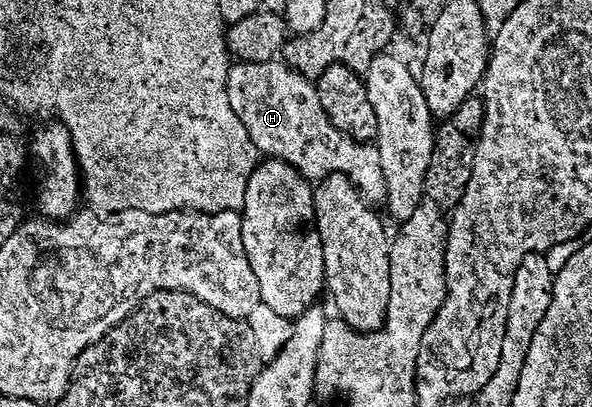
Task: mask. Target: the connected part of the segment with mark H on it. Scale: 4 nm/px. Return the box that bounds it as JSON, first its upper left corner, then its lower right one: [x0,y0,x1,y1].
[227,60,385,204]

